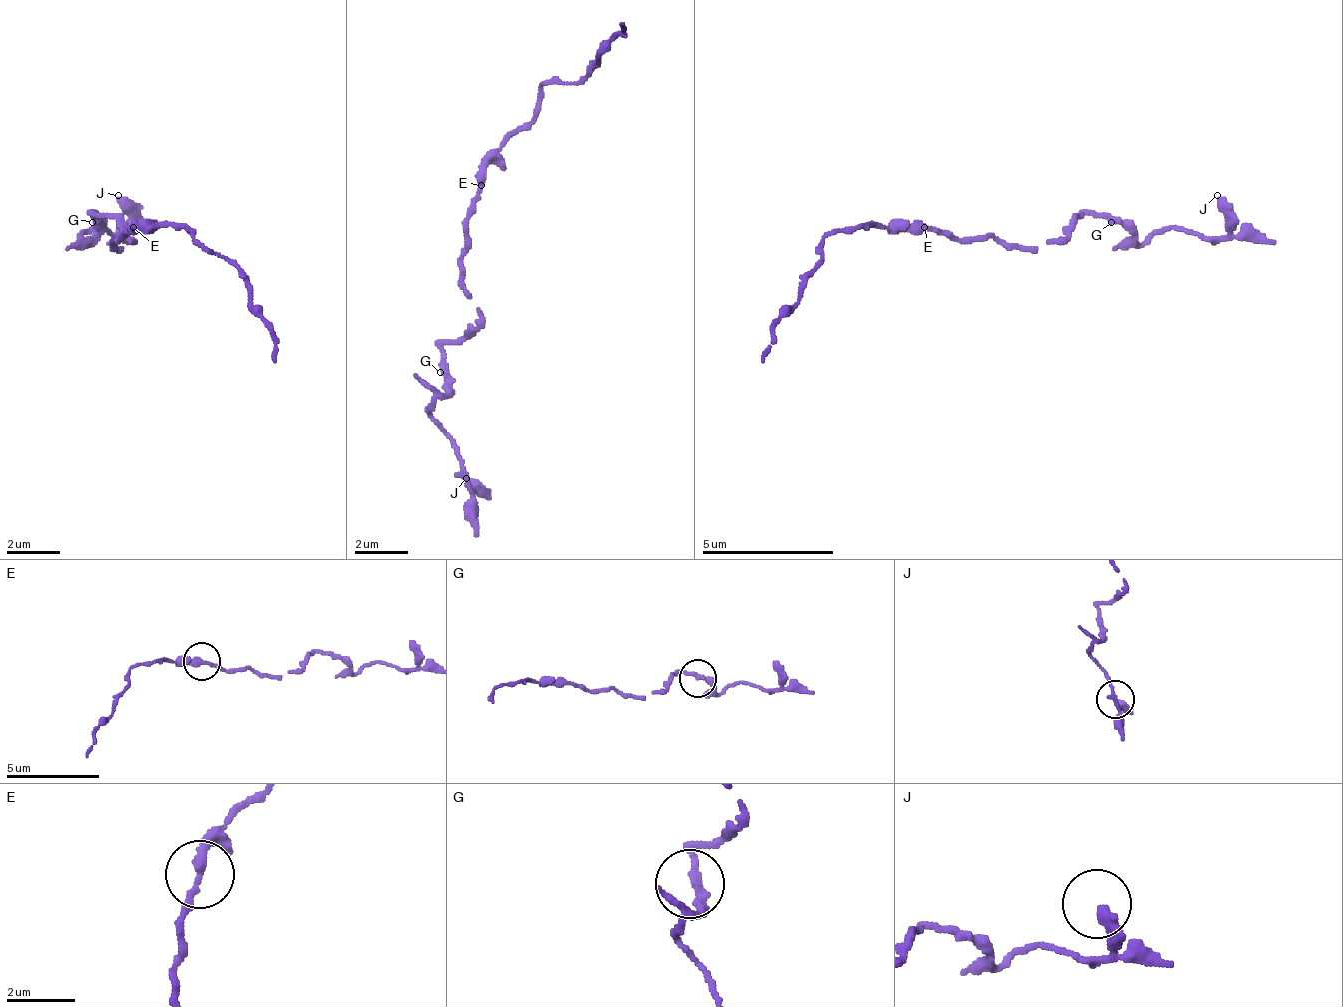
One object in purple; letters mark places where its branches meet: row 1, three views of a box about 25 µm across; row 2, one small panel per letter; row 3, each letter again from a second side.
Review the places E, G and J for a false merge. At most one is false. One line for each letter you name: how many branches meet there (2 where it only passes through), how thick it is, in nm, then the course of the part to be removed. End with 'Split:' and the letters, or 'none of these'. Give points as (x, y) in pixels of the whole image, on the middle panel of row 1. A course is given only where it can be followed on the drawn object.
Split: none of these

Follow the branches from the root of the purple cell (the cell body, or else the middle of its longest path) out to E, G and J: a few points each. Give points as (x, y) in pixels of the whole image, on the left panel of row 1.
E: (118, 235), (125, 235), (131, 228)
G: (118, 235), (111, 242), (118, 248), (125, 248), (131, 242), (131, 235), (111, 215), (98, 215), (92, 222)
J: (118, 235), (111, 242), (125, 248), (131, 235), (98, 215), (85, 242), (98, 228), (125, 228), (118, 195)

